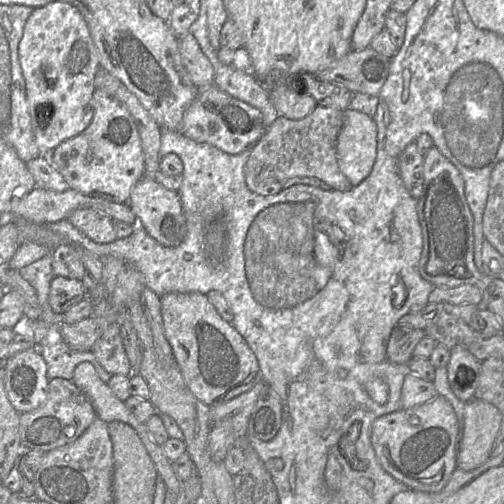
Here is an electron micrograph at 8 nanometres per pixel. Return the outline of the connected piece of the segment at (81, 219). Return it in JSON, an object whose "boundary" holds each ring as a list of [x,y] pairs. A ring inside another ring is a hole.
{"boundary":[[[92,208],[76,209],[66,219],[96,243],[106,244],[117,239],[112,218]]]}

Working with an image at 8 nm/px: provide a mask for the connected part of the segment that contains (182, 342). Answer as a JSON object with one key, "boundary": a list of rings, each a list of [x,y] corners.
{"boundary":[[[171,292],[160,296],[163,330],[185,384],[207,406],[226,402],[251,389],[261,378],[257,358],[249,345],[199,292]]]}

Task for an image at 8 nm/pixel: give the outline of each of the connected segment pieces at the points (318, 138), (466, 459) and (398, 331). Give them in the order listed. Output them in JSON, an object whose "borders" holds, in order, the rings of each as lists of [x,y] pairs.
{"borders":[[[[319,105],[300,120],[278,117],[252,147],[245,164],[244,176],[249,190],[260,196],[274,196],[284,188],[287,180],[294,177],[315,177],[333,190],[349,190],[352,184],[341,172],[336,154],[342,124],[341,110]]],[[[477,399],[466,402],[457,448],[457,468],[474,470],[491,456],[501,422],[501,413],[488,402]]],[[[396,325],[386,345],[387,359],[394,364],[408,364],[416,345],[424,337],[424,329]]]]}

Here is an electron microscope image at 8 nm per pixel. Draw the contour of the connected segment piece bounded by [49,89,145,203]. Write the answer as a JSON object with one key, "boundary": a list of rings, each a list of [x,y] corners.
{"boundary":[[[95,89],[90,105],[94,111],[90,125],[77,136],[61,142],[49,153],[49,159],[69,189],[115,203],[128,203],[132,188],[145,176],[137,126],[121,103],[100,89]]]}

